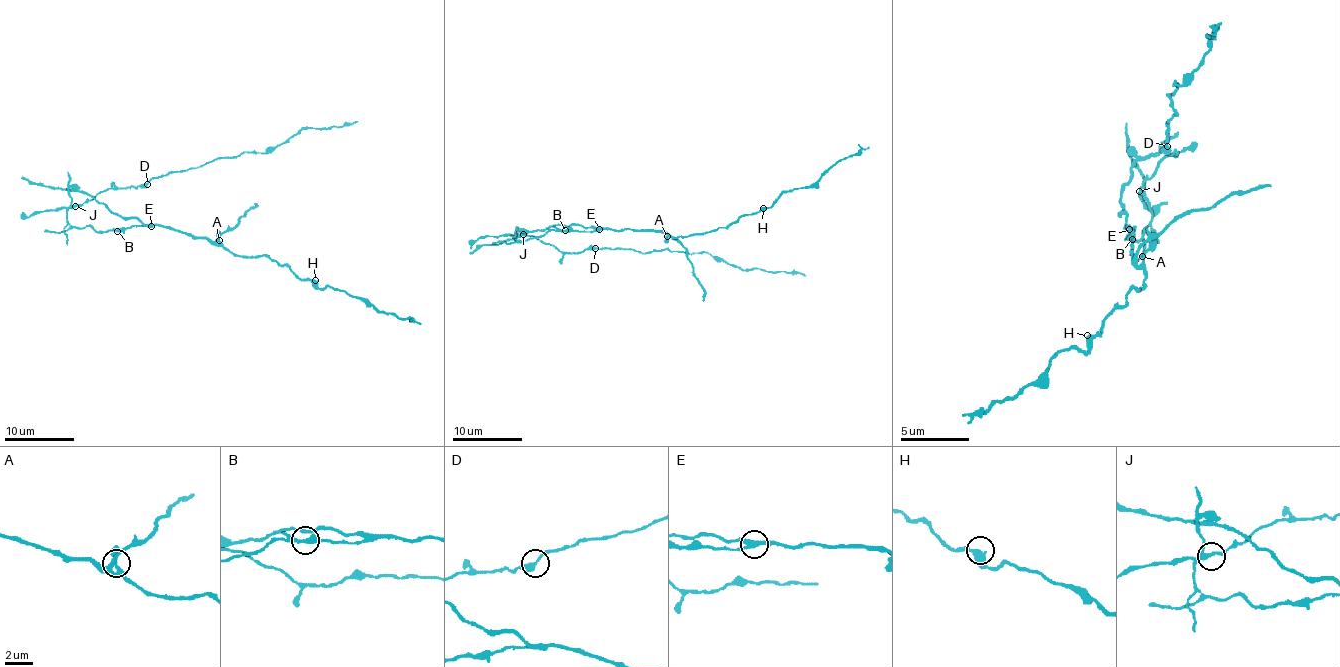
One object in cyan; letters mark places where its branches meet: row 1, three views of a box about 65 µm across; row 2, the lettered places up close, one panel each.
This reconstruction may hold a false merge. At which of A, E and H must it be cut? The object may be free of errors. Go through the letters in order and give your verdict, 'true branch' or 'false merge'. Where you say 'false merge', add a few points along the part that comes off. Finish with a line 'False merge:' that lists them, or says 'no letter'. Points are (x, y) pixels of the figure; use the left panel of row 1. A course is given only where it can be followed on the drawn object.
A: true branch
E: false merge; course (150, 226), (94, 231), (72, 226), (66, 212), (112, 187), (357, 121)
H: true branch
False merge: E

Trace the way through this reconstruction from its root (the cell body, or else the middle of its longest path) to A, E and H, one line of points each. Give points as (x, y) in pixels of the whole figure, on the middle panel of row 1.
A: (555, 227), (583, 225), (611, 230), (661, 230), (667, 236)
E: (555, 227), (583, 225), (598, 229)
H: (555, 227), (660, 230), (672, 237), (684, 237), (732, 225), (763, 208)

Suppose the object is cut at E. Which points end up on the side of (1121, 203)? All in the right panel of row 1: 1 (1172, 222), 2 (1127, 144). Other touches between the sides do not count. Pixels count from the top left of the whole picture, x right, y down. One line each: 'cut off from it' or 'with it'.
1: with it
2: cut off from it

